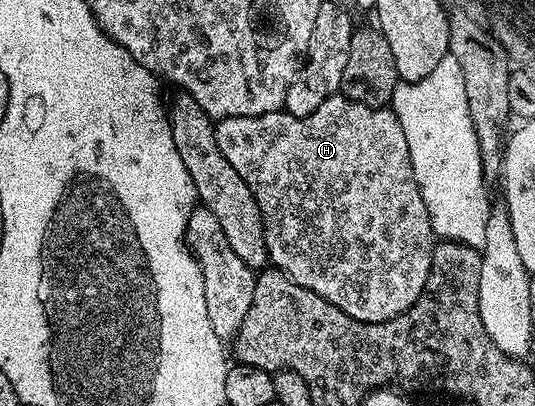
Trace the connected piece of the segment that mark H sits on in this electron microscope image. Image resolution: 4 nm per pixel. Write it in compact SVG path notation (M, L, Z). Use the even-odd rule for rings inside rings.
M338 94L338 95L335 95L335 96L332 96L332 97L331 97L331 98L327 98L327 99L326 99L326 100L325 100L325 105L324 105L324 106L323 106L323 107L321 107L321 108L320 108L320 109L319 109L319 110L311 110L311 114L307 114L307 115L306 115L306 116L293 116L293 115L291 115L291 113L290 113L290 112L286 112L286 111L284 111L284 110L278 110L278 111L275 111L275 112L268 112L268 113L267 113L267 114L263 114L263 115L262 115L262 116L222 116L222 117L220 117L220 119L218 119L218 120L217 120L217 121L216 121L216 124L215 124L215 125L216 125L216 136L217 136L217 142L218 142L218 146L219 146L219 150L221 150L221 151L222 151L222 154L223 154L223 157L224 157L224 158L227 158L227 160L228 160L228 162L231 162L231 164L232 164L232 165L233 165L233 167L234 167L234 168L235 168L235 170L237 170L237 171L238 171L238 172L239 172L239 175L240 175L240 177L241 177L241 178L243 178L243 181L244 181L244 182L245 182L245 183L246 183L246 184L247 184L247 186L249 186L249 187L250 187L250 190L251 190L251 194L253 194L253 195L254 195L254 198L255 198L255 200L256 200L256 201L257 201L257 202L258 202L258 206L259 206L259 210L260 210L260 211L261 211L261 212L262 212L262 220L263 220L263 222L264 222L264 223L265 223L265 240L266 240L266 250L267 250L267 251L268 251L268 252L269 252L269 258L268 258L268 263L269 263L269 264L270 264L270 265L272 265L272 267L274 267L274 268L277 268L277 269L278 269L278 270L280 270L280 271L281 271L281 272L283 272L283 273L285 273L285 275L286 275L286 276L289 276L289 277L291 277L291 279L293 279L293 280L294 280L294 281L295 281L295 282L296 282L296 284L298 284L298 285L299 285L299 286L303 286L303 287L304 287L304 288L306 288L306 289L307 289L307 290L311 290L311 291L312 291L312 292L314 292L314 293L315 293L315 294L319 294L319 298L327 298L327 302L331 302L331 306L339 306L339 310L343 310L343 314L347 314L347 315L348 315L348 316L350 316L350 317L351 317L351 318L355 318L355 319L356 319L356 320L358 320L358 321L359 321L359 322L367 322L367 323L368 323L368 324L371 324L371 323L373 323L373 321L374 321L374 319L376 319L376 320L378 320L378 321L379 321L379 322L387 322L387 321L388 321L388 320L390 320L390 319L391 319L391 318L395 318L395 317L396 317L396 316L398 316L398 315L399 315L399 314L403 314L403 313L404 313L404 312L405 312L405 310L406 310L406 305L411 305L411 304L414 304L414 302L416 302L416 301L417 301L417 296L418 296L418 295L419 295L419 294L423 294L423 286L424 286L424 285L425 285L425 283L426 283L426 282L427 282L427 278L428 278L428 277L429 277L429 274L428 274L428 272L429 272L429 271L430 271L430 270L431 270L431 258L432 258L432 257L433 257L433 245L434 245L434 243L435 243L435 237L434 237L434 234L433 234L433 227L432 227L432 226L431 226L431 218L430 218L430 217L429 217L429 215L428 215L428 214L427 214L427 206L426 206L426 205L425 205L425 203L424 203L424 202L423 202L423 194L419 194L419 186L418 186L418 185L417 185L417 183L416 183L416 182L415 182L415 174L414 174L414 173L413 173L413 167L412 167L412 166L411 166L411 150L407 150L407 149L406 149L406 148L405 148L405 147L406 147L406 146L407 146L407 134L403 134L403 126L399 126L399 118L398 118L398 117L397 117L397 116L396 116L396 114L395 114L395 113L393 113L393 109L392 109L392 107L389 107L389 106L386 106L386 107L384 107L384 108L372 108L372 107L371 107L371 106L363 106L363 102L355 102L355 101L354 101L354 100L352 100L352 99L351 99L351 98L347 98L347 97L346 97L346 96L344 96L344 95L343 95L343 94ZM349 284L365 284L365 288L366 288L366 290L367 290L367 291L369 291L369 292L377 292L377 291L378 291L378 292L377 292L377 313L373 313L373 296L372 296L372 294L371 294L371 293L369 293L369 292L349 292ZM392 288L394 288L394 290L395 290L395 291L397 291L397 296L398 296L398 298L399 298L399 299L401 299L401 300L405 300L405 301L404 301L404 303L405 303L405 304L406 304L406 305L405 305L405 304L404 304L404 303L402 303L402 304L400 304L400 302L399 302L399 301L397 301L397 300L396 300L396 298L395 298L395 297L393 297L393 292L392 292Z

